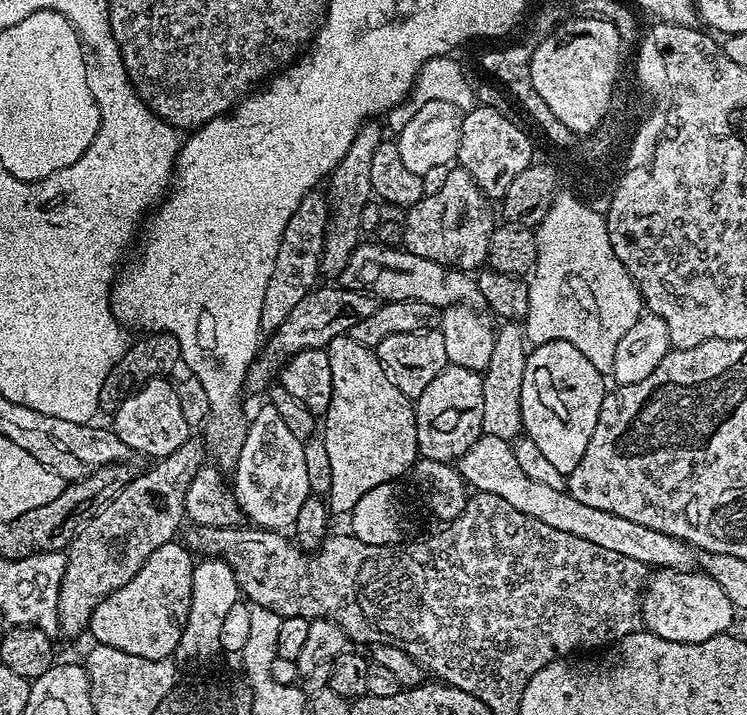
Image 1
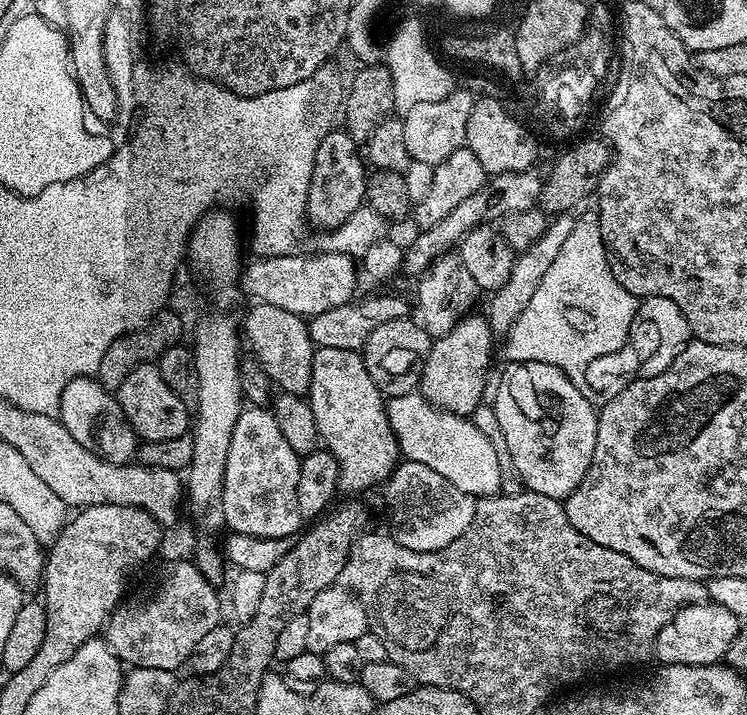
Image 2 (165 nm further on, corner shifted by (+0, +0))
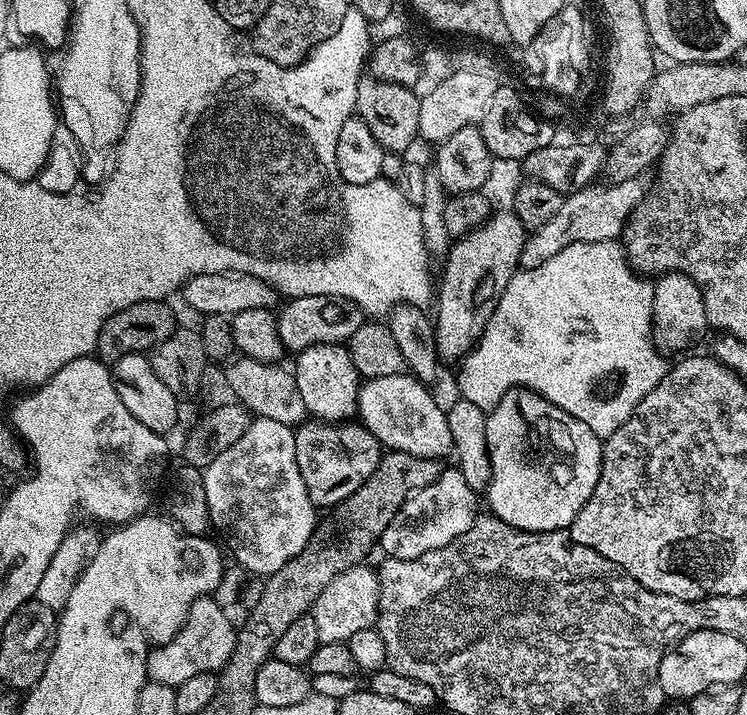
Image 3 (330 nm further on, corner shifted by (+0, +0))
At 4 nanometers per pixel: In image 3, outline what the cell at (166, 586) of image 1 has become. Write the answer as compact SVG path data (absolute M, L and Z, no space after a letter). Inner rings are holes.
M211 595L198 598L186 614L186 622L170 642L153 647L148 654L148 680L153 684L177 688L186 678L207 672L219 673L234 654L237 625L227 616L225 605Z

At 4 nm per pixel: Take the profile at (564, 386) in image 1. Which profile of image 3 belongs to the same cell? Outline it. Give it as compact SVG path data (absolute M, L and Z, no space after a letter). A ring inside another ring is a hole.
M509 388L506 394L502 394L500 401L490 409L487 417L486 442L488 443L490 466L492 467L490 482L486 489L486 497L488 496L487 511L491 515L502 518L502 522L506 522L523 532L558 532L571 529L578 510L582 510L582 506L586 506L590 494L594 494L594 486L598 486L598 474L600 473L602 454L604 453L601 437L596 436L594 430L590 430L590 426L586 426L586 422L582 422L578 418L566 414L566 410L554 406L549 400L542 398L537 392L532 392L528 388Z

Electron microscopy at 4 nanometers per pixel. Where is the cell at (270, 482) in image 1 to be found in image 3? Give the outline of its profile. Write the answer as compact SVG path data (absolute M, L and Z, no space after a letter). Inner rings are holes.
M256 418L253 419L253 422L250 427L246 430L244 434L242 434L242 438L238 438L238 442L234 442L234 446L230 446L230 450L226 450L223 454L218 454L218 458L214 458L214 462L210 462L210 466L206 469L203 469L204 473L204 489L206 490L206 498L204 501L206 502L206 506L208 507L208 518L213 529L217 528L218 531L224 535L223 543L226 545L228 543L228 548L232 551L232 556L237 565L243 568L245 573L251 574L252 572L256 576L260 576L259 578L267 578L270 577L276 570L282 568L282 566L286 565L286 562L289 562L292 558L302 552L303 548L307 546L307 544L311 543L314 540L314 533L317 531L318 526L316 526L316 515L318 515L318 509L316 505L310 502L310 494L306 494L306 482L302 482L302 470L298 470L298 454L294 454L294 438L296 437L296 433L293 428L290 426L282 426L282 422L274 422L271 418Z

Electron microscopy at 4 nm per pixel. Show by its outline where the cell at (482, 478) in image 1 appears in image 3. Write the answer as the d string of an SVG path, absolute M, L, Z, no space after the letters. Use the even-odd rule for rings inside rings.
M404 372L364 380L356 407L359 423L370 430L385 449L443 461L444 456L453 455L450 422L442 404L440 408L439 402L428 392L431 392L429 385Z

